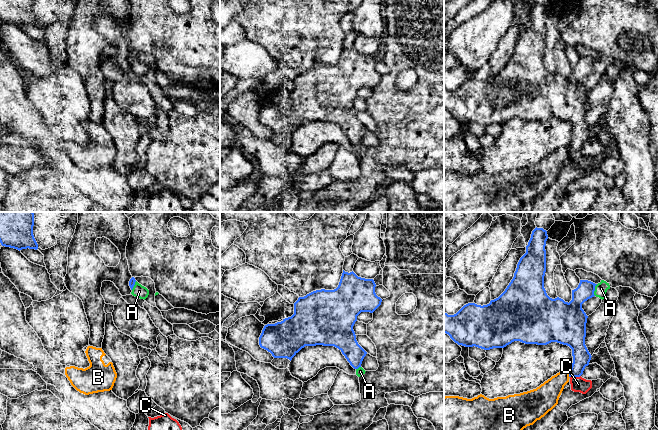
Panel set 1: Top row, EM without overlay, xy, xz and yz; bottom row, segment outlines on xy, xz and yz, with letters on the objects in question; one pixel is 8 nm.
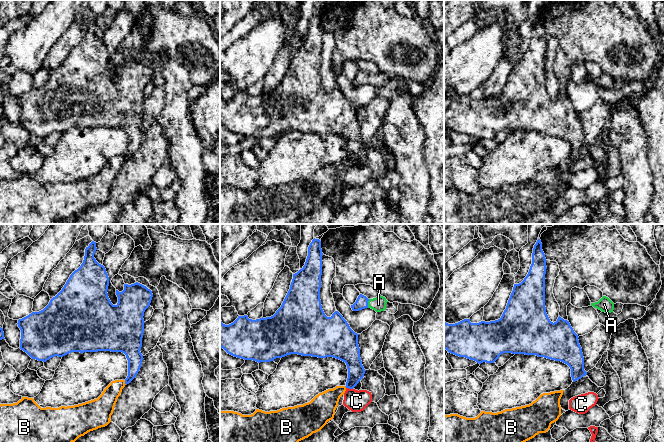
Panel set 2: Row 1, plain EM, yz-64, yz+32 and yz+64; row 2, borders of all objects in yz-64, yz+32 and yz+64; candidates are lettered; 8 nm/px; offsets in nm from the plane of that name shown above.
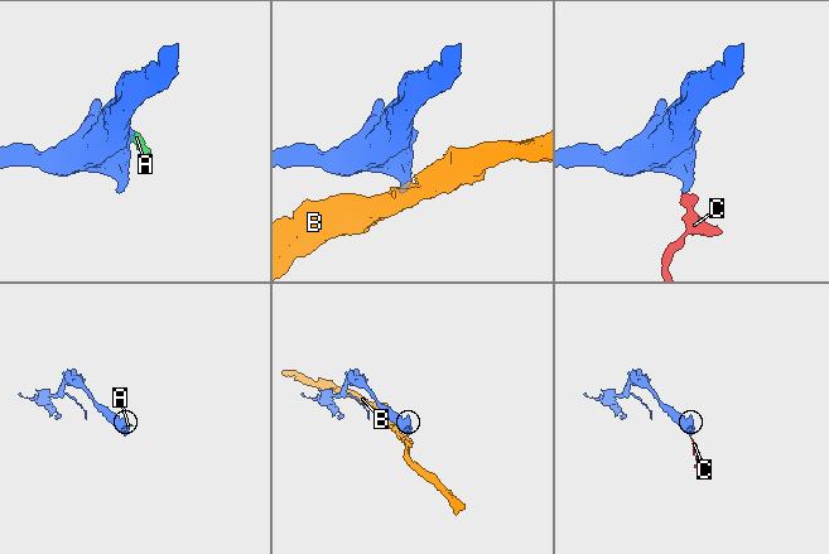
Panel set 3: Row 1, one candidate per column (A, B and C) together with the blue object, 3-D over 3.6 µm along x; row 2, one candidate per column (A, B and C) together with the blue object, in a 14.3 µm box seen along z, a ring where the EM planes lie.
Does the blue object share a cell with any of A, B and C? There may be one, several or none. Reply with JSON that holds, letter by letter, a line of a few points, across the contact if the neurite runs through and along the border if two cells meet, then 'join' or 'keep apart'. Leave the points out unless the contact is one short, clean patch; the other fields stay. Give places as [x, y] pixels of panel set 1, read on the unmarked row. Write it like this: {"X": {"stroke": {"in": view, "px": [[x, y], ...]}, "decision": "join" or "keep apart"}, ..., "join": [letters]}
{"A": {"stroke": {"in": "yz", "px": [[572, 88], [575, 80], [594, 66], [601, 64]]}, "decision": "join"}, "B": {"stroke": {"in": "yz", "px": [[568, 147], [569, 153]]}, "decision": "keep apart"}, "C": {"stroke": {"in": "yz", "px": [[581, 133], [575, 152], [578, 160]]}, "decision": "join"}, "join": ["A", "C"]}

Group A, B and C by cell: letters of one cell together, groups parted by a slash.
A C / B

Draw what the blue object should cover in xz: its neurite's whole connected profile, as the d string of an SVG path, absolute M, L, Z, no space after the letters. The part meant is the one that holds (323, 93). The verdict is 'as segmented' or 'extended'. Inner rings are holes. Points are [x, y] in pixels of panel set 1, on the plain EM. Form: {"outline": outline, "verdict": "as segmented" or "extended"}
{"outline": "M343 46L339 61L334 66L316 66L294 79L294 90L275 100L264 102L259 113L259 121L274 134L292 134L305 122L334 122L345 132L356 146L358 153L365 150L361 143L367 128L358 120L353 102L361 88L373 89L382 78L375 69L376 60L373 55L358 53L353 47Z", "verdict": "extended"}

